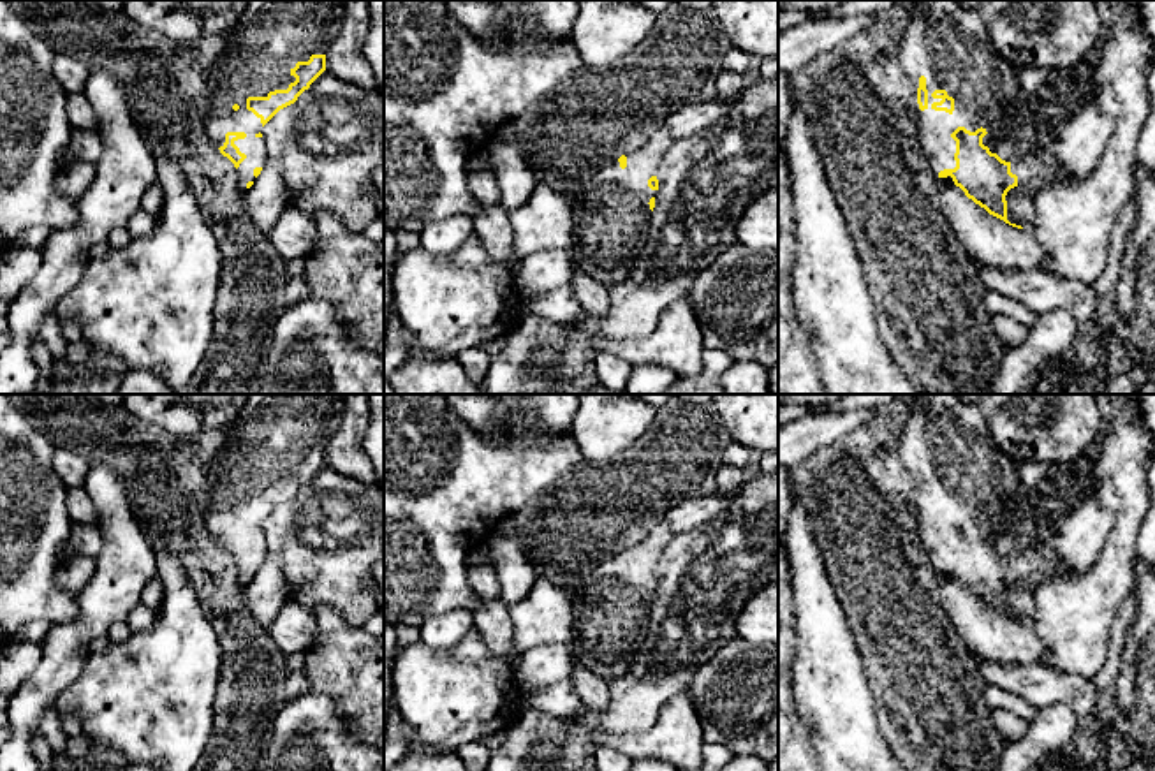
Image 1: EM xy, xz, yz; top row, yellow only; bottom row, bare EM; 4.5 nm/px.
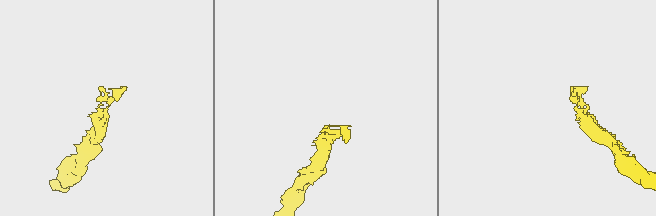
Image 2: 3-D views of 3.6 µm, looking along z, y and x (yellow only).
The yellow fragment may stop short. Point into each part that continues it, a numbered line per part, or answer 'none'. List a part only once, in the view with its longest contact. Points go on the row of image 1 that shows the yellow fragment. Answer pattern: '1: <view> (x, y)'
1: yz (948, 44)

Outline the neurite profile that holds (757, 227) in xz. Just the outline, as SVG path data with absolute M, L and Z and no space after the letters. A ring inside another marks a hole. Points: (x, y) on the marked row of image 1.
M778 188L762 192L743 211L734 238L757 252L778 252Z

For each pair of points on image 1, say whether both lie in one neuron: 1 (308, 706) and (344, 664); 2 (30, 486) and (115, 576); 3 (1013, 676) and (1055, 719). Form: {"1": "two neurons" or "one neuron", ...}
{"1": "two neurons", "2": "two neurons", "3": "two neurons"}

